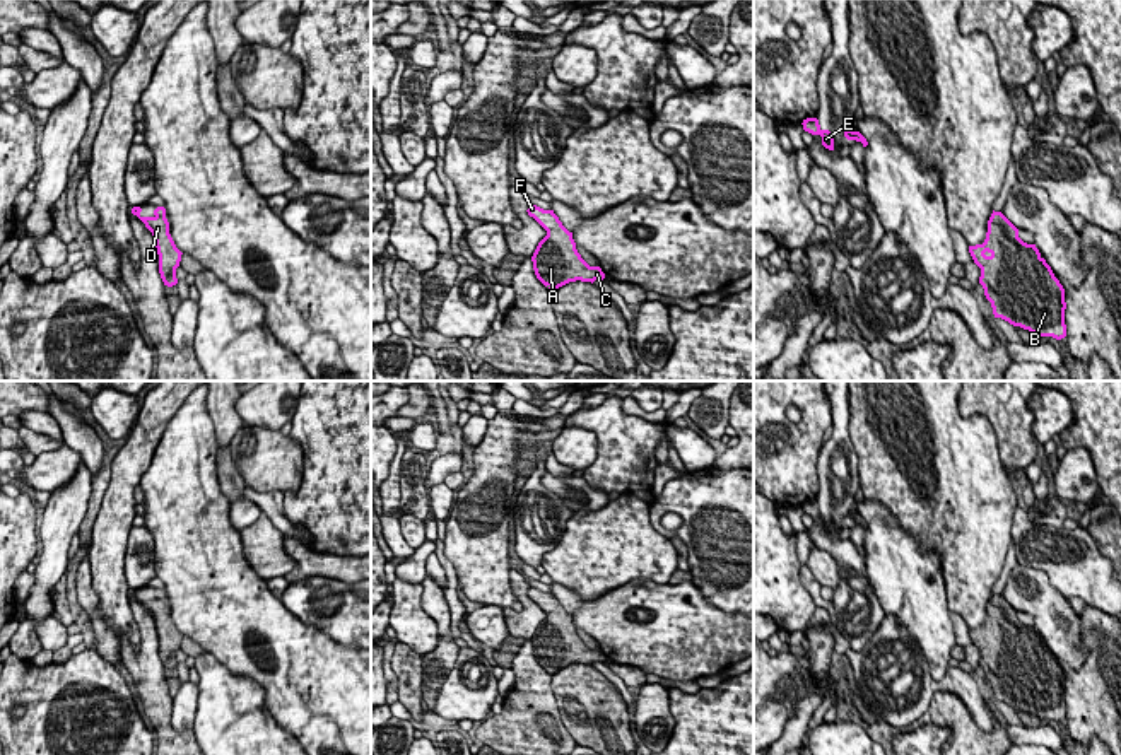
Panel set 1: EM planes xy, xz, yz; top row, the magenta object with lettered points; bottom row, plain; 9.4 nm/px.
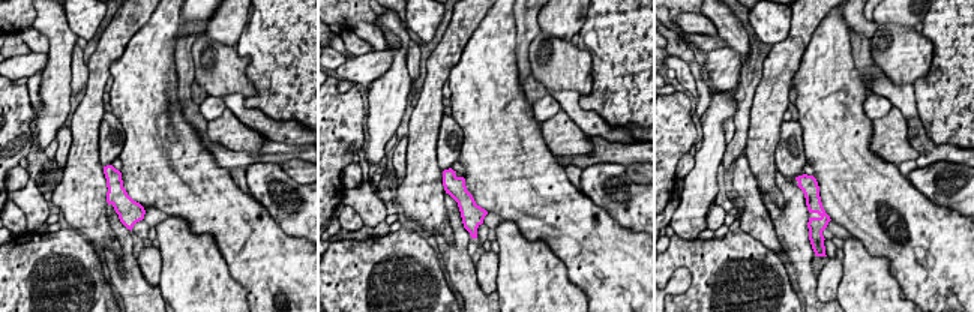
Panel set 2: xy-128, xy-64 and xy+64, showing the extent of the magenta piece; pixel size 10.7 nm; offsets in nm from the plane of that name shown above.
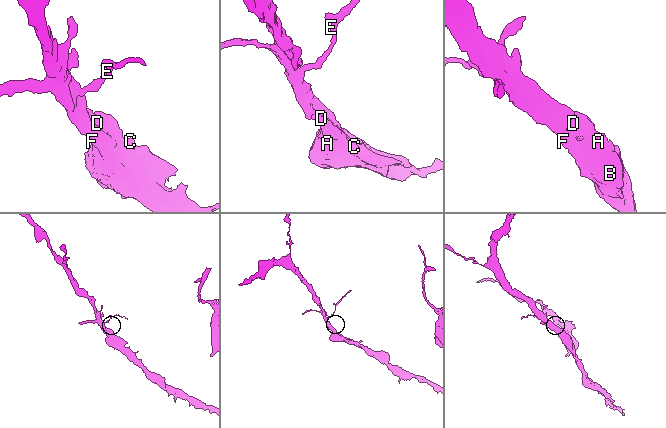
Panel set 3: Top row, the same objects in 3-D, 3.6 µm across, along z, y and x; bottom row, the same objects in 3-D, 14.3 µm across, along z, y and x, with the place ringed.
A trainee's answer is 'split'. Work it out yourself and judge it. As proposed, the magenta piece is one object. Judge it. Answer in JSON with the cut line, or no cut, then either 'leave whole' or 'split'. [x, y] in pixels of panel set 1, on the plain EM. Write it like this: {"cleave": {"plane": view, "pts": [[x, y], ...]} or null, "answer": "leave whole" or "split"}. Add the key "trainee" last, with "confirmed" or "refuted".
{"cleave": null, "answer": "leave whole", "trainee": "refuted"}

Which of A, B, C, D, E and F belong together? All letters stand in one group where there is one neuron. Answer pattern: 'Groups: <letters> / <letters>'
Groups: A B C D E F

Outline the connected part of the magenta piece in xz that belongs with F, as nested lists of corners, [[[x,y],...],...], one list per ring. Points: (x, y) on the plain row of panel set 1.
[[[528,588],[528,598],[533,600],[547,618],[538,625],[531,644],[537,661],[550,673],[569,664],[595,664],[603,663],[605,656],[600,649],[590,649],[576,632],[572,615],[569,615],[554,593],[543,593],[537,588]]]

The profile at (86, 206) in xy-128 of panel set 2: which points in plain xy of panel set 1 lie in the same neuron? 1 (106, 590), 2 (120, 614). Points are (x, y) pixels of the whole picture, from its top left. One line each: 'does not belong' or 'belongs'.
1: belongs
2: belongs

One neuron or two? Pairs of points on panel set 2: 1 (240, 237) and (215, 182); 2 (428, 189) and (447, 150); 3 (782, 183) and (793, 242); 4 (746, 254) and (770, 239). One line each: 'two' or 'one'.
1: one
2: two
3: one
4: two

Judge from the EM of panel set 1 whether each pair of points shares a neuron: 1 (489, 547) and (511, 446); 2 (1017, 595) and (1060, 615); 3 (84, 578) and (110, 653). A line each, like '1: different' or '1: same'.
1: same
2: same
3: same

